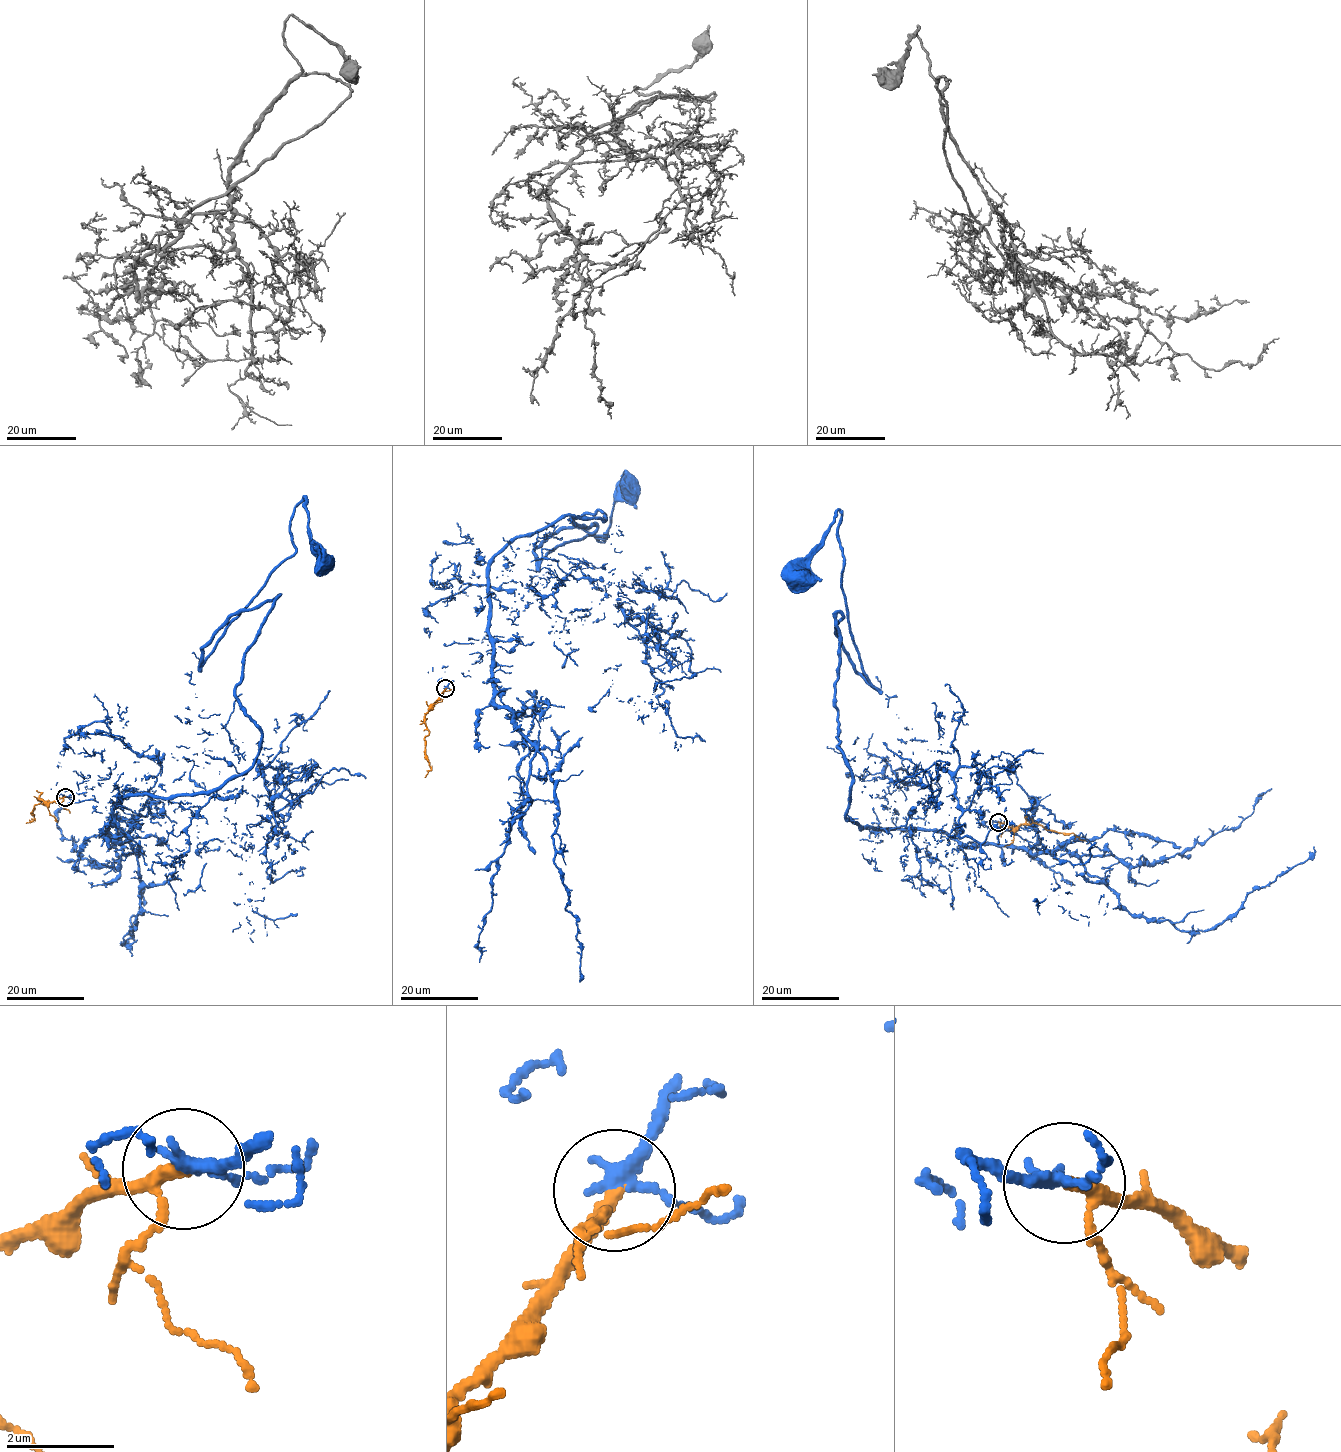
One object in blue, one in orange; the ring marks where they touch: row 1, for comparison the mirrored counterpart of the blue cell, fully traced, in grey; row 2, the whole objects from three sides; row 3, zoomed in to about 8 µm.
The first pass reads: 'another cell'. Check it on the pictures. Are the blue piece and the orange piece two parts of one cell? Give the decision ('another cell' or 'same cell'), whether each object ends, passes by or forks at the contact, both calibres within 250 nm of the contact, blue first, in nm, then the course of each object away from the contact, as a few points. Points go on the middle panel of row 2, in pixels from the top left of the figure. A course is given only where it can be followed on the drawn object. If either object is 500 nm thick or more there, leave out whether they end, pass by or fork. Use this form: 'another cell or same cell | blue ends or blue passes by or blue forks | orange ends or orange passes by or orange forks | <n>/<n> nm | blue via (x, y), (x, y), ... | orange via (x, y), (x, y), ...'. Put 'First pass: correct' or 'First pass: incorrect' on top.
First pass: incorrect
same cell | blue passes by | orange passes by | 220/190 nm | blue via (445, 688), (493, 650), (506, 707), (489, 564), (567, 515), (605, 518), (536, 557), (602, 542), (629, 486) | orange via (445, 688), (425, 716), (429, 734), (425, 739), (426, 758), (430, 769), (424, 777)

